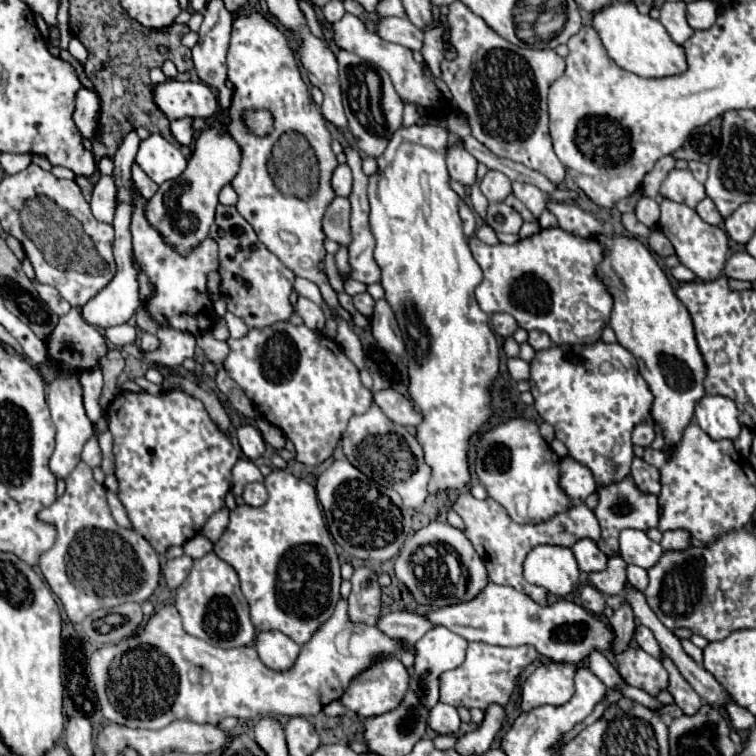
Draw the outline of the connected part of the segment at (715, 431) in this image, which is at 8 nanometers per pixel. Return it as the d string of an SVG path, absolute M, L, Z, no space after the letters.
M703 396L695 406L695 420L713 440L735 440L741 430L739 410L725 396Z

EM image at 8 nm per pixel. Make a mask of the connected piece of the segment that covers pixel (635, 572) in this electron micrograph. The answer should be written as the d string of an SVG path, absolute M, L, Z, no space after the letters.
M627 566L627 586L645 592L647 588L647 570L639 568L639 566Z

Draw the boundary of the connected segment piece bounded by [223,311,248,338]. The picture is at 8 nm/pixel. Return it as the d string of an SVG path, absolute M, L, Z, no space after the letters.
M228 311L223 318L227 322L231 337L242 338L247 334L248 328L239 317Z

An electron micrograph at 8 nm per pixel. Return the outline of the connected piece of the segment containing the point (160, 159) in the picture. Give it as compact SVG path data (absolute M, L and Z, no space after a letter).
M151 134L147 140L141 142L135 162L155 184L163 184L181 176L187 166L181 150L169 144L161 134Z

